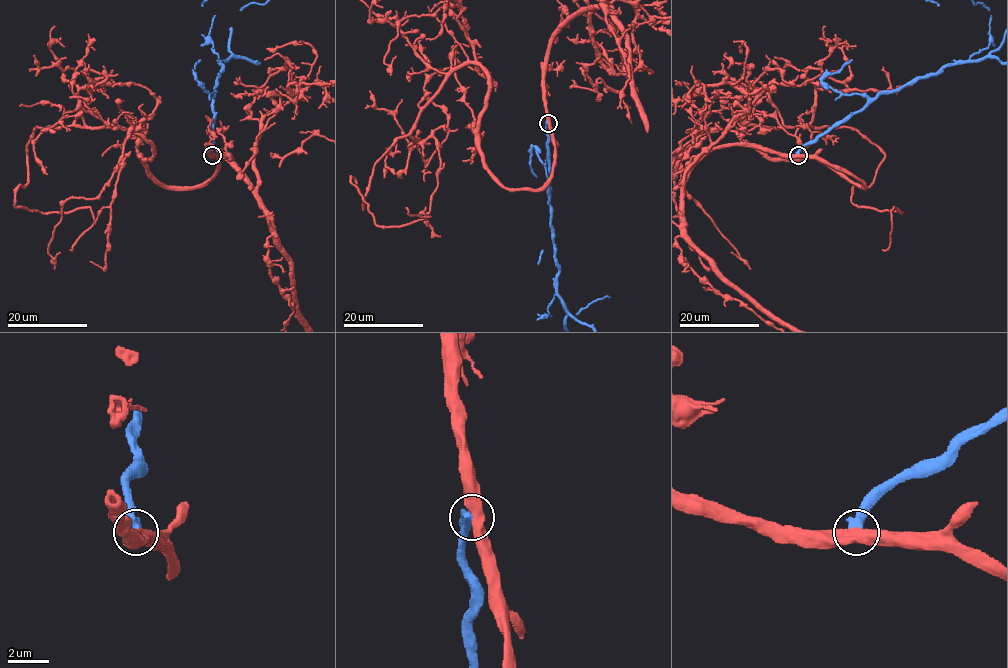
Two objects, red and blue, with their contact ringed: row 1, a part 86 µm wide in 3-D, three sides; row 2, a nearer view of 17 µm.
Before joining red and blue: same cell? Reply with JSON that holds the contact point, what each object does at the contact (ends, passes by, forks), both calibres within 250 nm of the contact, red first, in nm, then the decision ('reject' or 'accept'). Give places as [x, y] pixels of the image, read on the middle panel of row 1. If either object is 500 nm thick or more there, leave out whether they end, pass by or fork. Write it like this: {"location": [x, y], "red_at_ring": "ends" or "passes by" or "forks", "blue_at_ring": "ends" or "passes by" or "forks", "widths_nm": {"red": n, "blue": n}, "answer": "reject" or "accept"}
{"location": [548, 123], "widths_nm": {"red": 500, "blue": 600}, "answer": "reject"}

